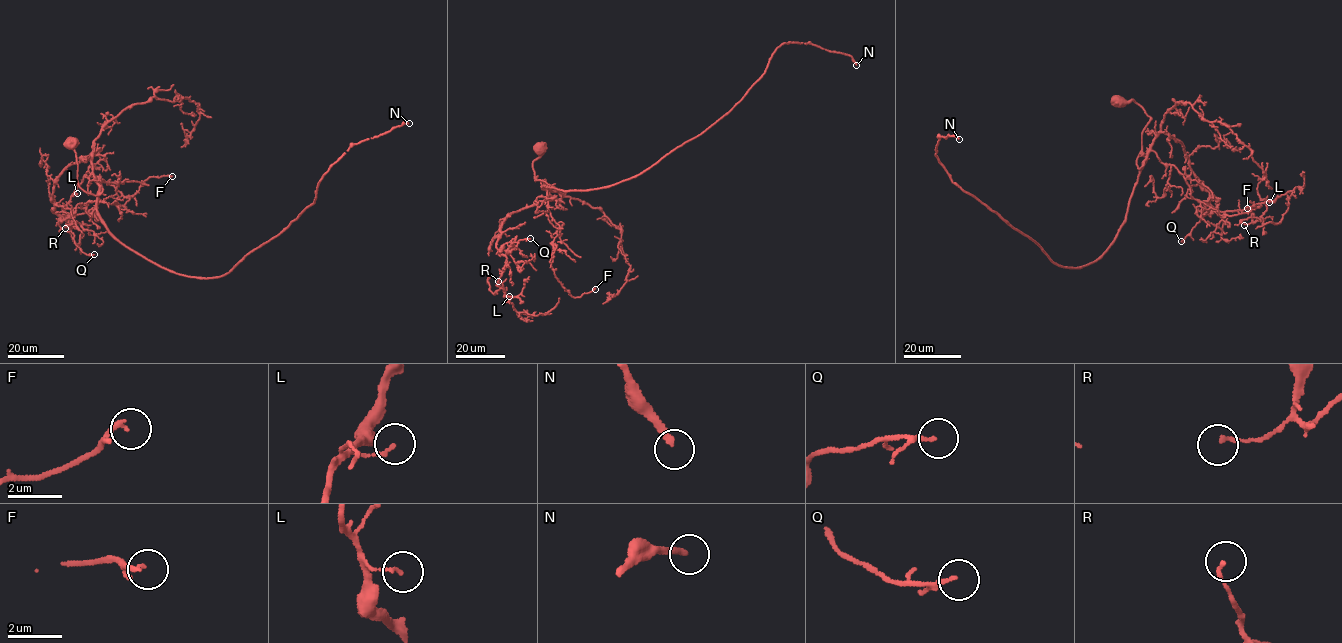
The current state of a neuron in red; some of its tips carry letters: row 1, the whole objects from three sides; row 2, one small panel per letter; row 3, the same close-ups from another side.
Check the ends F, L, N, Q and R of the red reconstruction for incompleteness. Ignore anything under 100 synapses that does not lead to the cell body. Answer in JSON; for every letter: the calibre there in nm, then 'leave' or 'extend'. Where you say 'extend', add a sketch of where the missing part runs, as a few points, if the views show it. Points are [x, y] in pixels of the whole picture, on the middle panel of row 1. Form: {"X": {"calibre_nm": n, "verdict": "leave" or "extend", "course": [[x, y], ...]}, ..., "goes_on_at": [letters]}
{"F": {"calibre_nm": 170, "verdict": "leave"}, "L": {"calibre_nm": 130, "verdict": "leave"}, "N": {"calibre_nm": 240, "verdict": "extend", "course": [[856, 65], [859, 149], [833, 191], [789, 208], [732, 197], [716, 209], [756, 196], [730, 180]]}, "Q": {"calibre_nm": 100, "verdict": "leave"}, "R": {"calibre_nm": 120, "verdict": "leave"}, "goes_on_at": ["N"]}

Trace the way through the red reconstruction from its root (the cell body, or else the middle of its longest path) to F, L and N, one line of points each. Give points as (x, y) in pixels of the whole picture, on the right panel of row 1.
F: (1117, 102), (1150, 118), (1138, 168), (1153, 150), (1221, 215), (1247, 208)
L: (1117, 102), (1133, 100), (1150, 118), (1138, 168), (1165, 133), (1181, 143), (1220, 211), (1269, 202)
N: (1117, 102), (1150, 118), (1140, 173), (1117, 236), (1078, 268), (952, 182), (936, 145), (959, 139)

